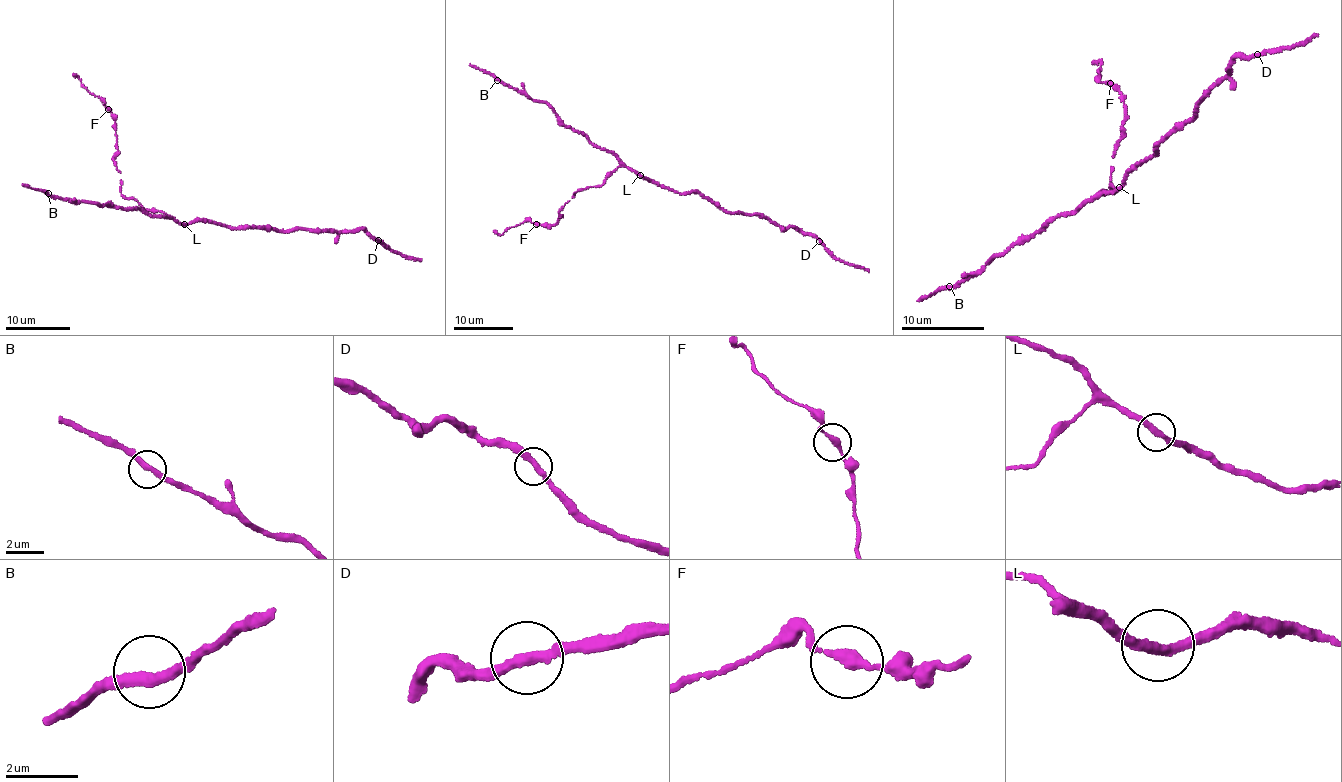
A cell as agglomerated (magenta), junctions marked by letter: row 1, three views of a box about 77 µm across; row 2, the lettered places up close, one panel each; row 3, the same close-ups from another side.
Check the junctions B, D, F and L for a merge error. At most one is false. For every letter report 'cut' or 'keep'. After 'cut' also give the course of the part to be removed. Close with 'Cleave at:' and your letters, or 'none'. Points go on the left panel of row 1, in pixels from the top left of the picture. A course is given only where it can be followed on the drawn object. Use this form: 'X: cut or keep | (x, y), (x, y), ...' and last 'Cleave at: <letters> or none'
B: keep
D: keep
F: keep
L: keep
Cleave at: none

